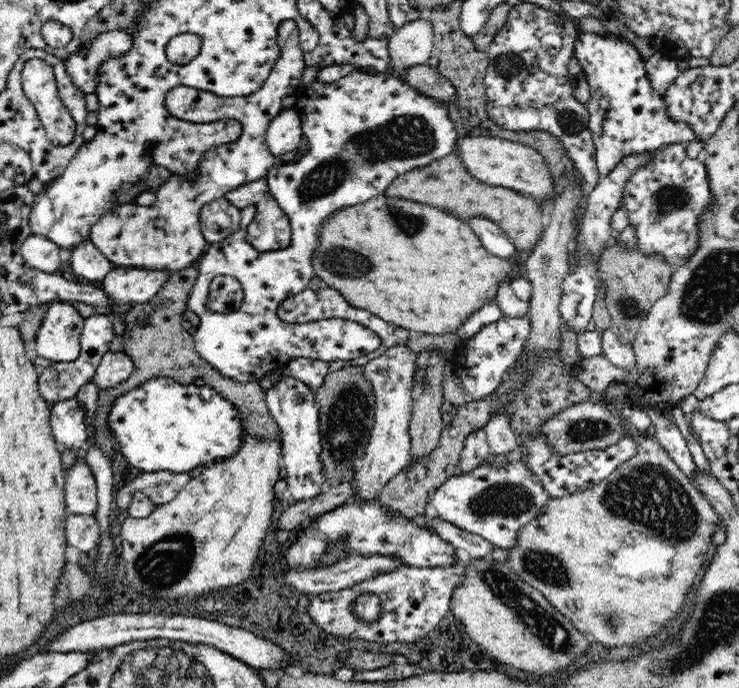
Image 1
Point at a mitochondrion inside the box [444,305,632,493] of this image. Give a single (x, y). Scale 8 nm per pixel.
(585, 429)

